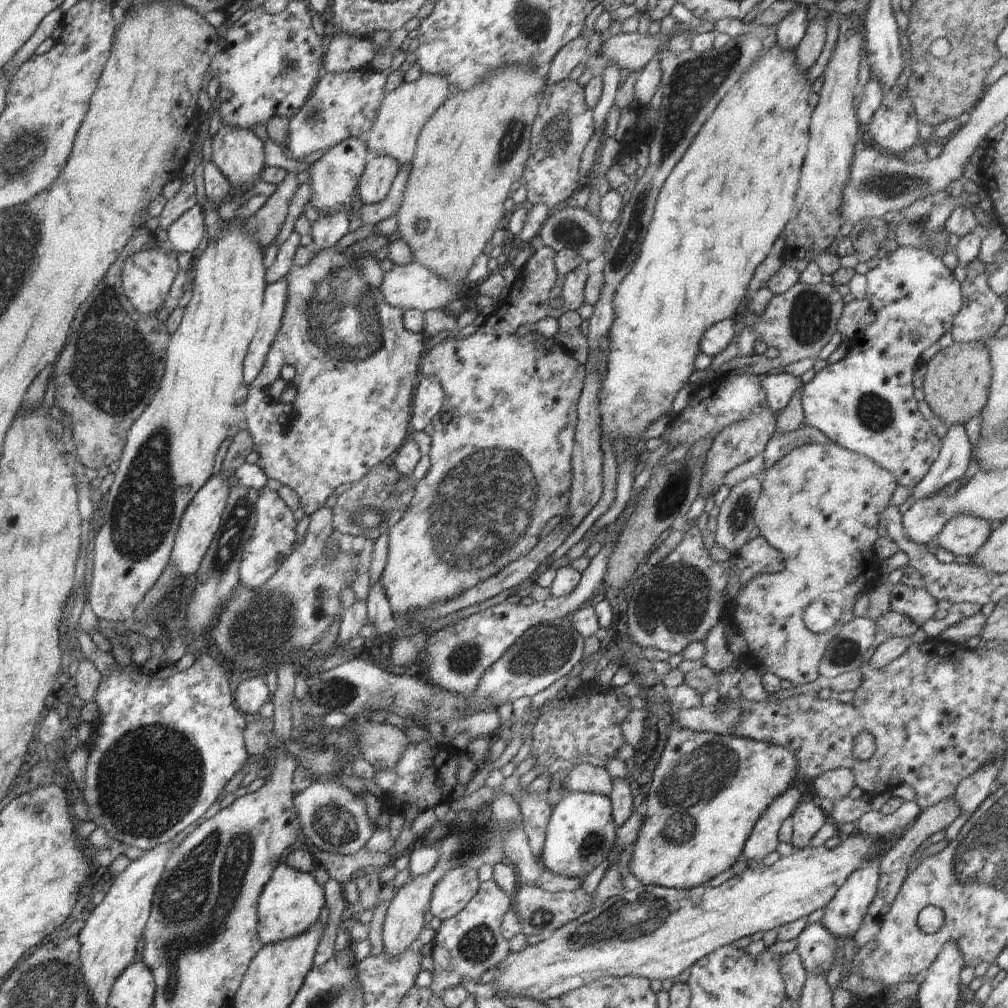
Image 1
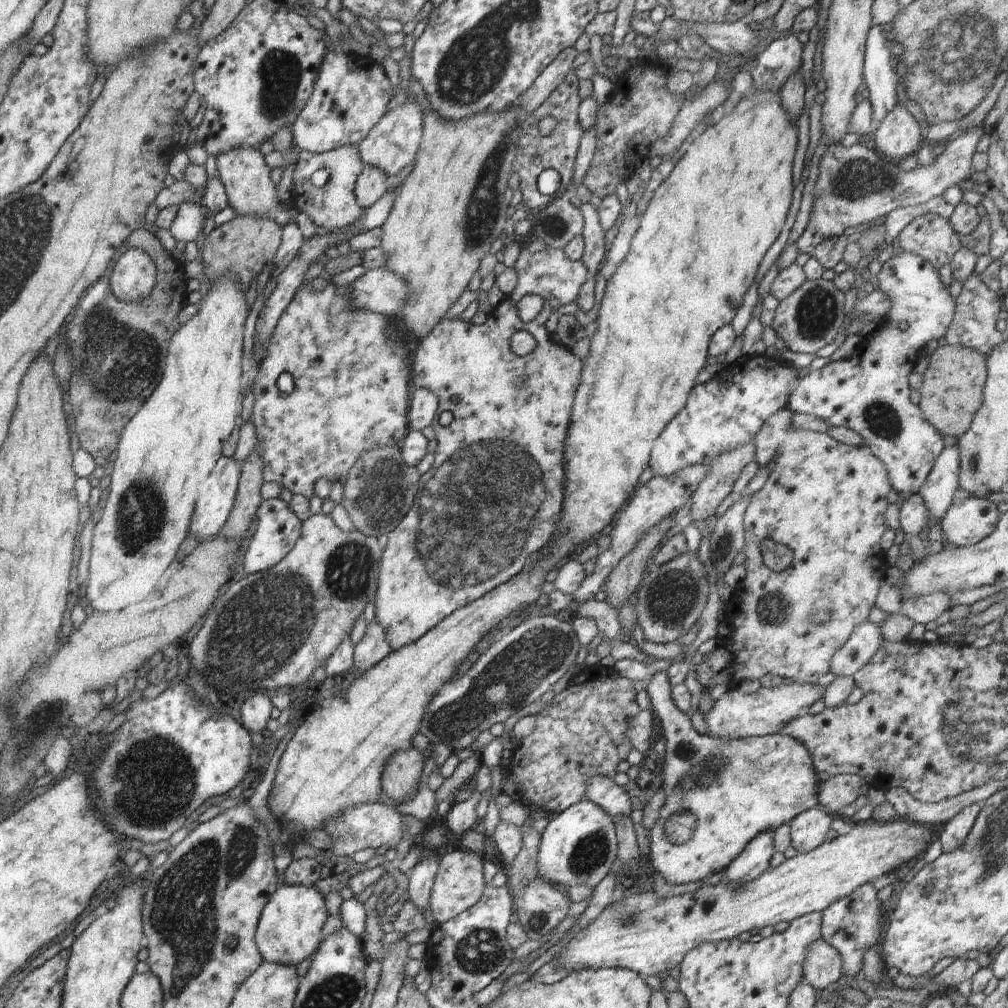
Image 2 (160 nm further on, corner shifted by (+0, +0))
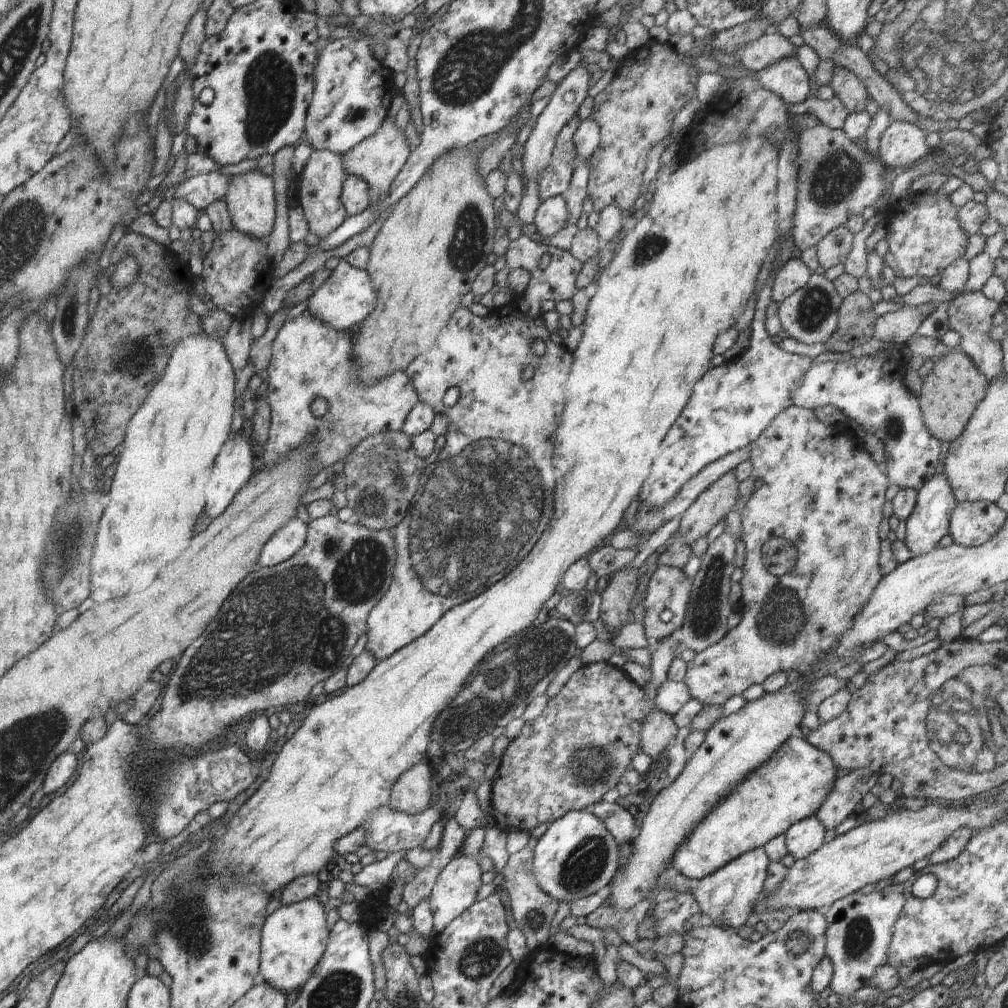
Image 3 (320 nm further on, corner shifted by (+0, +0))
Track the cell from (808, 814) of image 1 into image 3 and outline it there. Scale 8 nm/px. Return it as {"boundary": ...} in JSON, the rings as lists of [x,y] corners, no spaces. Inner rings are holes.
{"boundary":[[[815,815],[796,822],[785,833],[788,853],[795,860],[807,858],[825,844],[826,831],[827,829],[822,826],[822,822],[819,822]]]}

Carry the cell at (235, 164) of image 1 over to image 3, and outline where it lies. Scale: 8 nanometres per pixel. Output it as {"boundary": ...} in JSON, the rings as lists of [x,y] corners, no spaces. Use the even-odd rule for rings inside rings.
{"boundary":[[[254,168],[245,174],[229,177],[230,184],[228,184],[224,200],[233,228],[254,238],[269,238],[276,220],[276,190],[273,176],[267,176]]]}

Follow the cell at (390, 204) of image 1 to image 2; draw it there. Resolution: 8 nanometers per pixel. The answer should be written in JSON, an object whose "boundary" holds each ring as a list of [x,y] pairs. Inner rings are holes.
{"boundary":[[[346,145],[320,154],[305,150],[296,152],[298,153],[298,158],[293,175],[294,190],[292,193],[296,196],[296,200],[293,202],[294,208],[300,213],[304,212],[314,224],[332,231],[354,225],[364,210],[358,206],[353,193],[354,182],[364,168],[357,146]],[[320,168],[328,168],[330,170],[330,178],[328,178],[324,186],[316,187],[310,181],[310,176],[316,170],[320,170]]]}

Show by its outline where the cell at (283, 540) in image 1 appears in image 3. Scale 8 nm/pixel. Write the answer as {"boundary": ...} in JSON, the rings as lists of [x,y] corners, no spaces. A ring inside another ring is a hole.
{"boundary":[[[298,517],[292,518],[268,540],[262,550],[260,566],[274,567],[295,556],[305,544],[307,524]]]}

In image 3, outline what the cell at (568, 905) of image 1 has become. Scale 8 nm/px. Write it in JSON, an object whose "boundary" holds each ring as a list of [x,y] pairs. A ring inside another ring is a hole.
{"boundary":[[[529,847],[510,855],[508,863],[502,868],[502,879],[504,878],[504,890],[510,898],[510,910],[516,923],[516,927],[526,936],[529,951],[534,951],[547,945],[549,931],[559,909],[558,900],[550,897],[538,888],[534,874],[532,873],[533,850]]]}

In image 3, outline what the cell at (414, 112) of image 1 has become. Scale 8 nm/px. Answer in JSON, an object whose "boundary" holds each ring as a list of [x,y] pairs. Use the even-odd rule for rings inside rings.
{"boundary":[[[387,117],[382,122],[382,126],[370,138],[362,140],[347,154],[342,155],[342,159],[345,160],[344,172],[348,172],[349,176],[362,178],[370,186],[369,206],[374,206],[376,202],[380,202],[388,194],[394,178],[396,178],[398,172],[406,165],[411,152],[405,132],[402,132],[397,127],[396,118]]]}

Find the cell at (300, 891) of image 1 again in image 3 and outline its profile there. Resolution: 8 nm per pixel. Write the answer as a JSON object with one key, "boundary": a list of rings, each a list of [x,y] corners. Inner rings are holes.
{"boundary":[[[316,897],[280,906],[268,915],[260,932],[260,979],[282,993],[300,992],[326,951],[328,936],[324,906]]]}

